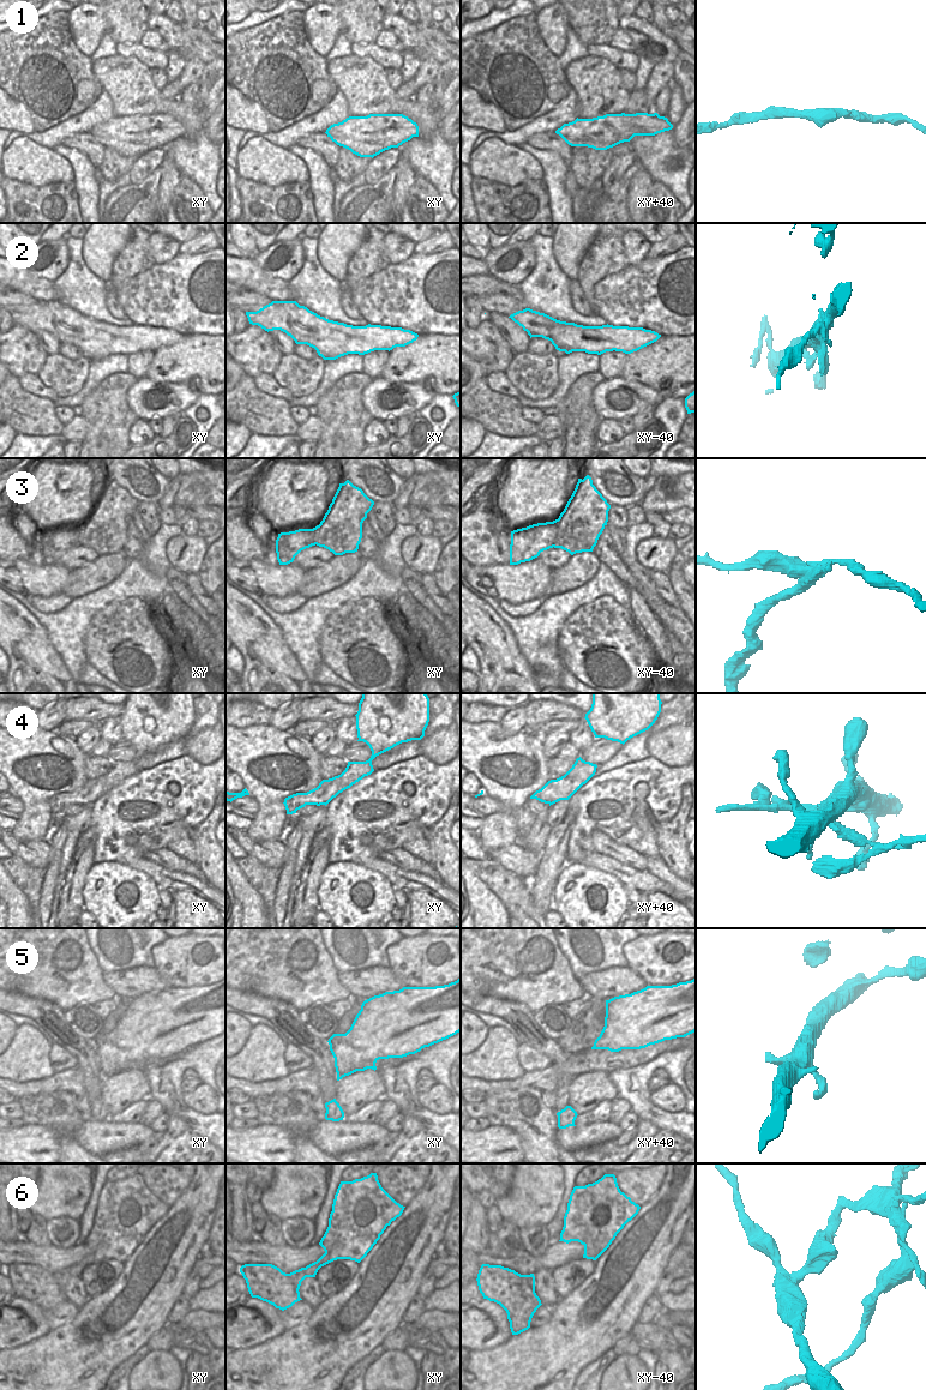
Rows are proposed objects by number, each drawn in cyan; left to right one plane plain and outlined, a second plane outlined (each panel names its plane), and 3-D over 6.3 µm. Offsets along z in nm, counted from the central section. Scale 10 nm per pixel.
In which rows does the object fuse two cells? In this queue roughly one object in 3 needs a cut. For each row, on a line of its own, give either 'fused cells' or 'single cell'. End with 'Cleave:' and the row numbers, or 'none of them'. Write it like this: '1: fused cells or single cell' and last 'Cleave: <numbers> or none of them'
1: single cell
2: single cell
3: fused cells
4: fused cells
5: single cell
6: fused cells
Cleave: 3, 4, 6

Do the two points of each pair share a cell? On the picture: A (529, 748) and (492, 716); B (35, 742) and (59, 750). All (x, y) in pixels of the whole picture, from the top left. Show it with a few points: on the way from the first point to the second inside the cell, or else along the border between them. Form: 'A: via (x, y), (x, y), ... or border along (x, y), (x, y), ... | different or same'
A: border along (498, 722), (473, 723) | different
B: via (41, 748), (53, 750) | same

